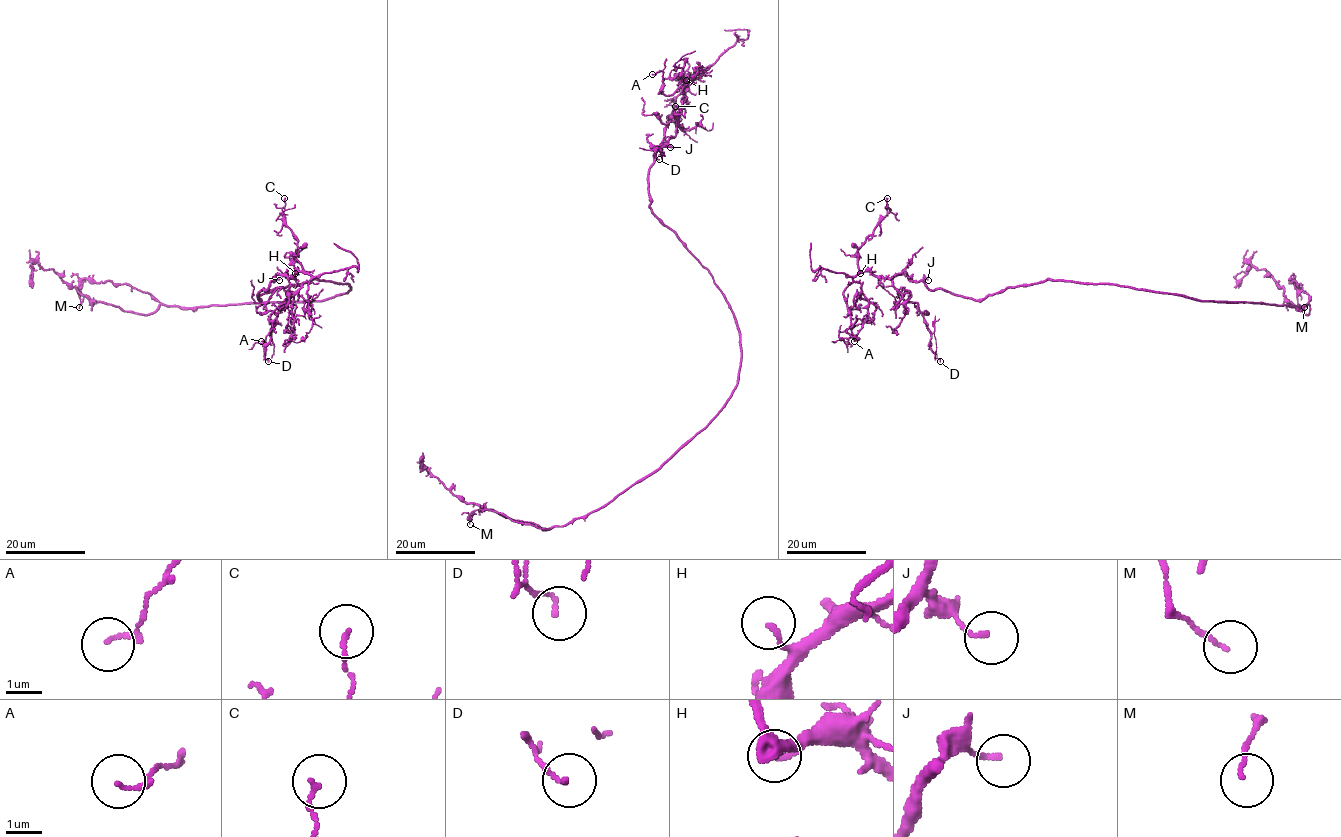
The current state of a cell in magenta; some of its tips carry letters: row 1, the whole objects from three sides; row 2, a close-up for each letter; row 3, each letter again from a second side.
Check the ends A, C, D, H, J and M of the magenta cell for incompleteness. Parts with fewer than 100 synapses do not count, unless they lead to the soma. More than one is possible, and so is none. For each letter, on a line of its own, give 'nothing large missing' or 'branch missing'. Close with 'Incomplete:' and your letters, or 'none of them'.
A: nothing large missing
C: nothing large missing
D: nothing large missing
H: nothing large missing
J: nothing large missing
M: nothing large missing
Incomplete: none of them

